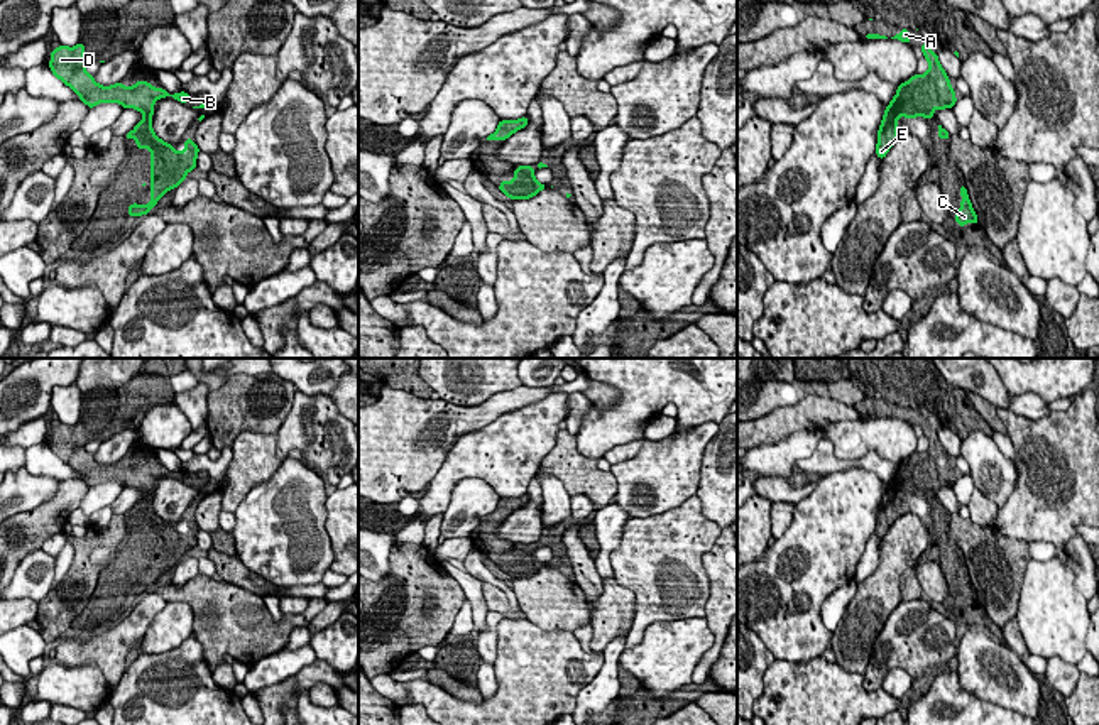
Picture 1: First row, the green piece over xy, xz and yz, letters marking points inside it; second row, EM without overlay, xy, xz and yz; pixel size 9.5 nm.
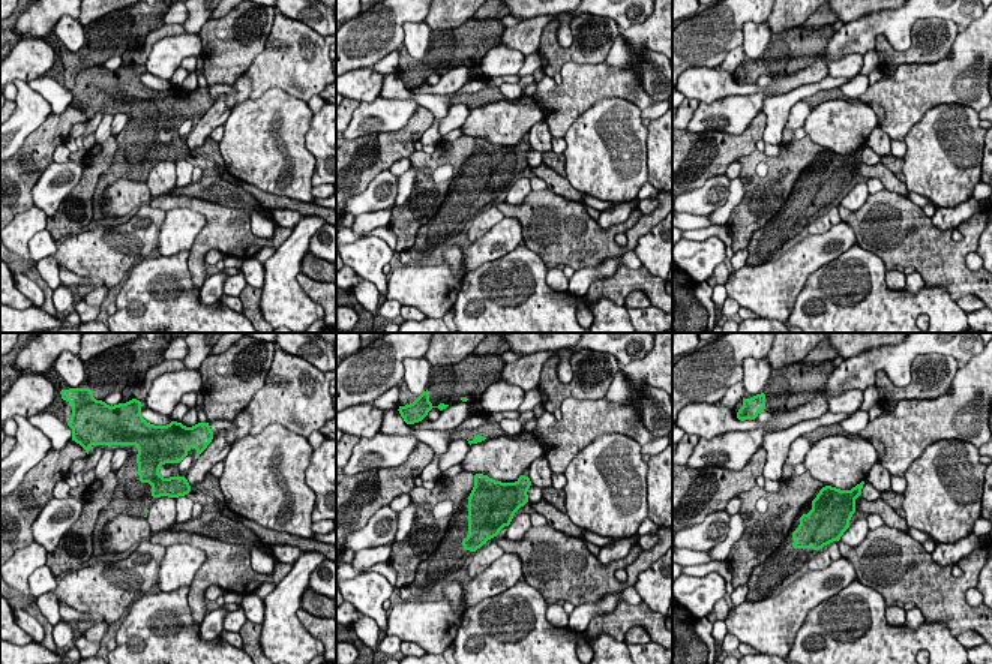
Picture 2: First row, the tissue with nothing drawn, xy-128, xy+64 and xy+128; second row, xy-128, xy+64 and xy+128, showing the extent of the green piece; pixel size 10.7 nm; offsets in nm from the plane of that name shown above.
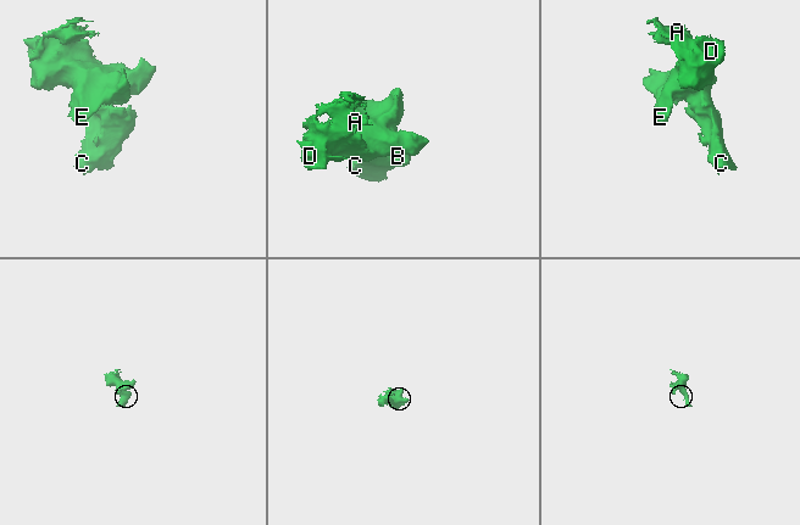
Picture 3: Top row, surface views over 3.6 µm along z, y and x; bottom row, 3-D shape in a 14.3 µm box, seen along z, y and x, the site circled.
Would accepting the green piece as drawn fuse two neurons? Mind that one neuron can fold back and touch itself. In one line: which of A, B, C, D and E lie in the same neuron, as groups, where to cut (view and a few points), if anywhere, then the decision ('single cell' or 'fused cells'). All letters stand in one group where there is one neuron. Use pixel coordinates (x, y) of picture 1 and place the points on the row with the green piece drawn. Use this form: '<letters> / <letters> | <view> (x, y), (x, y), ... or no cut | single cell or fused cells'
A B C D E | no cut | single cell

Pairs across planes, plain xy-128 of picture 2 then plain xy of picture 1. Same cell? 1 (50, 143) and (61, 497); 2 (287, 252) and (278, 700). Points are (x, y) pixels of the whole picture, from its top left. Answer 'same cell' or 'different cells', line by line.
1: same cell
2: different cells

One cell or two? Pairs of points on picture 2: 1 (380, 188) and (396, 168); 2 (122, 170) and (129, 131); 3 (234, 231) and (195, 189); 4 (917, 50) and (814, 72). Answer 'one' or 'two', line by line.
1: two
2: one
3: two
4: two

